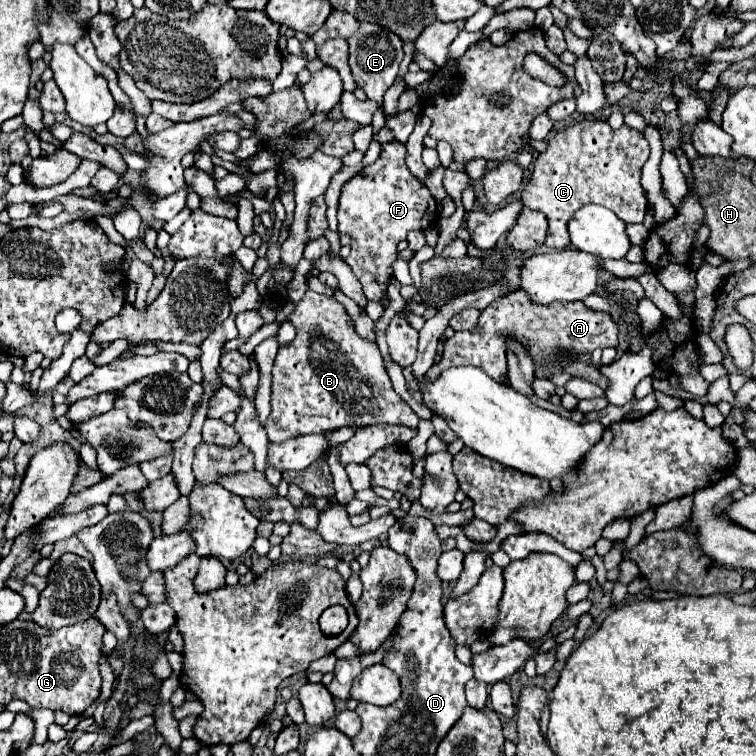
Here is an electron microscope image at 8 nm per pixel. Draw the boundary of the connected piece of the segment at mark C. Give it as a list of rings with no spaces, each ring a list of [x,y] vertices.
[[[585,118],[565,130],[559,130],[545,152],[533,164],[533,174],[523,188],[523,204],[547,216],[549,232],[545,246],[563,250],[569,244],[567,222],[585,204],[603,204],[613,210],[627,224],[643,222],[649,208],[647,196],[639,184],[641,166],[649,158],[649,142],[645,136],[629,126],[613,130],[599,118]]]

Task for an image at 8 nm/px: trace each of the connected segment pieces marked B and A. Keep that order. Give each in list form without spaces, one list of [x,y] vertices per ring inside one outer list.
[[[307,290],[299,300],[289,322],[297,328],[297,336],[287,346],[281,346],[273,362],[273,386],[271,386],[271,414],[265,424],[271,442],[285,442],[301,434],[323,434],[341,426],[369,426],[369,424],[403,424],[417,428],[419,416],[403,402],[385,374],[383,358],[377,344],[359,338],[345,308],[331,296]]]
[[[517,290],[509,296],[497,298],[489,304],[479,318],[477,328],[467,332],[455,332],[443,350],[443,358],[435,364],[427,374],[425,382],[433,382],[439,378],[443,370],[453,366],[477,366],[487,376],[497,382],[507,380],[507,350],[509,340],[517,340],[523,344],[525,352],[539,362],[541,368],[553,366],[565,358],[579,358],[593,350],[603,350],[607,346],[617,346],[619,326],[607,312],[597,312],[587,308],[583,302],[553,302],[553,304],[535,304],[525,290]]]

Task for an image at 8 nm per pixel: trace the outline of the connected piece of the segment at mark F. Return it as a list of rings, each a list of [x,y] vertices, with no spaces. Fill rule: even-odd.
[[[399,140],[383,144],[381,156],[369,164],[363,174],[353,176],[339,198],[339,232],[351,236],[351,254],[345,262],[359,278],[367,300],[381,302],[393,280],[393,264],[397,262],[397,242],[405,240],[411,230],[427,230],[437,224],[439,206],[427,186],[415,178],[405,164],[405,144]]]

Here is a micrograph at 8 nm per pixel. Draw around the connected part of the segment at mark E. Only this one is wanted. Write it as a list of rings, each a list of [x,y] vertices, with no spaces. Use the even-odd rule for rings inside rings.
[[[361,22],[357,36],[351,36],[347,42],[349,42],[349,66],[357,86],[367,94],[369,100],[375,100],[383,110],[383,92],[395,82],[399,62],[403,60],[405,54],[401,38],[393,36],[393,32],[385,32],[385,28],[381,28],[379,24]]]

